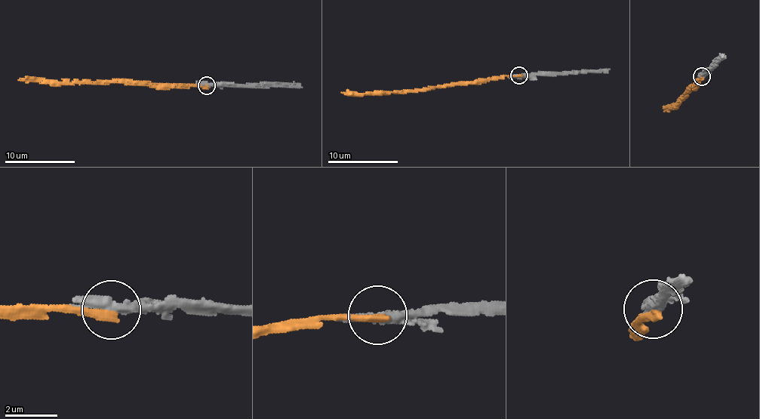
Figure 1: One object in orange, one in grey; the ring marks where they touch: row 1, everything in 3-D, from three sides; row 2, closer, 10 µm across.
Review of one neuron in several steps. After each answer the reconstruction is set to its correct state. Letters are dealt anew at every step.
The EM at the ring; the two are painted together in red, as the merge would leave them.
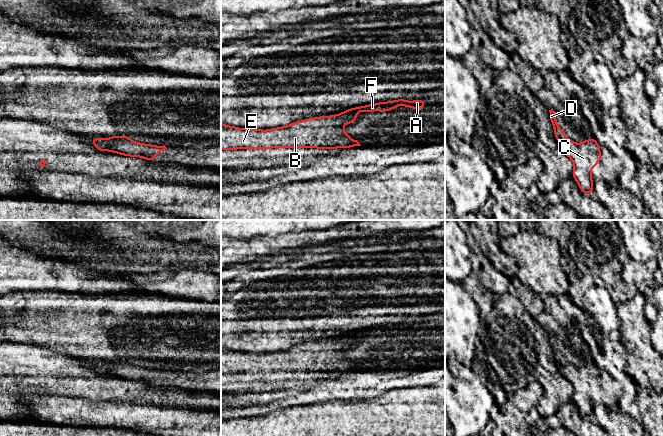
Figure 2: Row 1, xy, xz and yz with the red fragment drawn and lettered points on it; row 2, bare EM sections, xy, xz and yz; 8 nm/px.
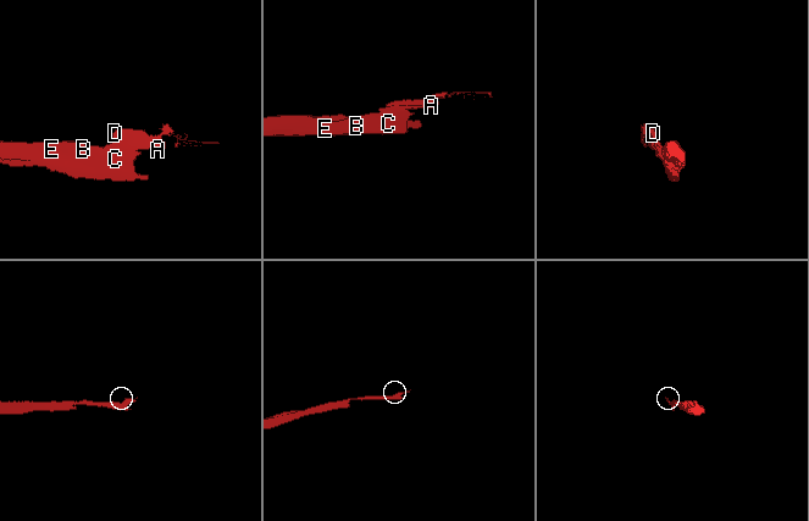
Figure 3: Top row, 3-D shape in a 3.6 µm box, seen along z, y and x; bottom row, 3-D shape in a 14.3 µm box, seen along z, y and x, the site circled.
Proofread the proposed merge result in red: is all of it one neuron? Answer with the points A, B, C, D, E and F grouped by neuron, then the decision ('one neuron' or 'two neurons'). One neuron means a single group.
A D F / B C E; two neurons

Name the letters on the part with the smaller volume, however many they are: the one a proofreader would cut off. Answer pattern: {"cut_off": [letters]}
{"cut_off": ["A", "D", "F"]}

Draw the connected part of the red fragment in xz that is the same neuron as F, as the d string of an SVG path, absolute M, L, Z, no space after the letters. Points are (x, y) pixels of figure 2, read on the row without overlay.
M396 323L390 326L380 326L376 328L369 328L365 330L358 330L355 332L348 333L340 338L333 339L334 341L340 340L340 339L352 339L355 340L357 336L373 336L373 335L390 335L395 333L398 329L402 329L404 331L409 331L412 333L422 333L424 330L426 330L426 326L424 324L413 324L410 326L406 323Z

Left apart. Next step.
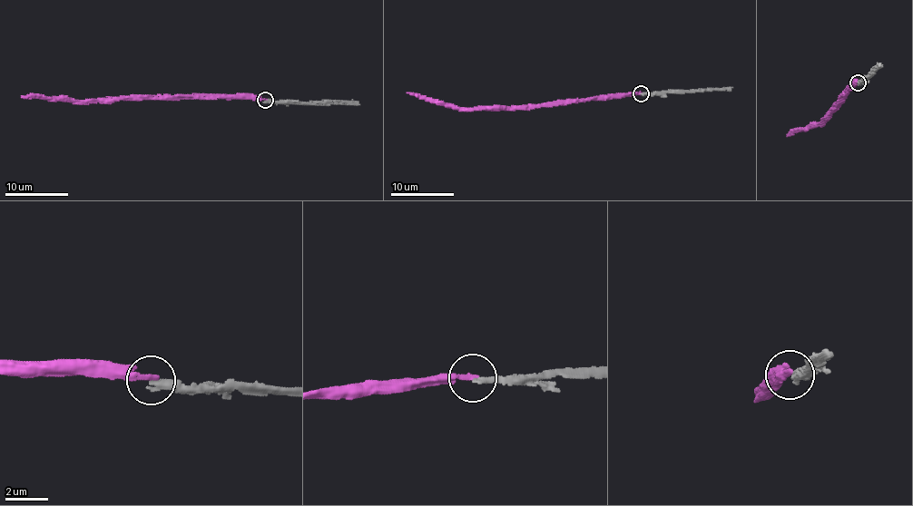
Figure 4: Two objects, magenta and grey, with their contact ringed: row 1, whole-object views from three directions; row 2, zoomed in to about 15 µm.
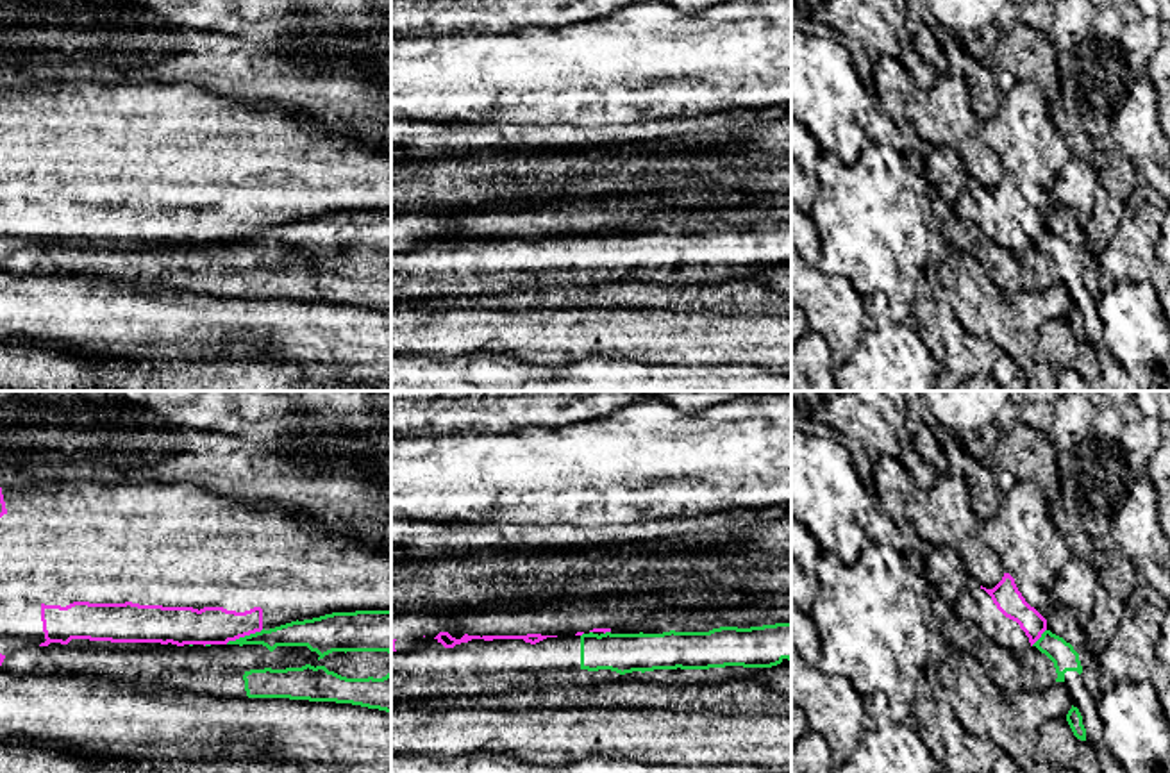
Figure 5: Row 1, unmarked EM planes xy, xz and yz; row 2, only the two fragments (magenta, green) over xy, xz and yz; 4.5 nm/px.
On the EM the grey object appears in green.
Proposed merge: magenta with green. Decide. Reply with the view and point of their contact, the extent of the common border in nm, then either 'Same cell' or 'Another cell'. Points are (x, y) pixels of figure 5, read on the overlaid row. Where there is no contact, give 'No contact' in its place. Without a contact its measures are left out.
Touches magenta at xy (243, 636). Shared border 190 nm. Another cell

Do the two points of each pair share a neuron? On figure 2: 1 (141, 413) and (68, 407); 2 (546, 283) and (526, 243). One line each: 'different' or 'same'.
1: same
2: same

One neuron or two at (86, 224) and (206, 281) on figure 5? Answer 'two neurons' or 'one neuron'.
two neurons

